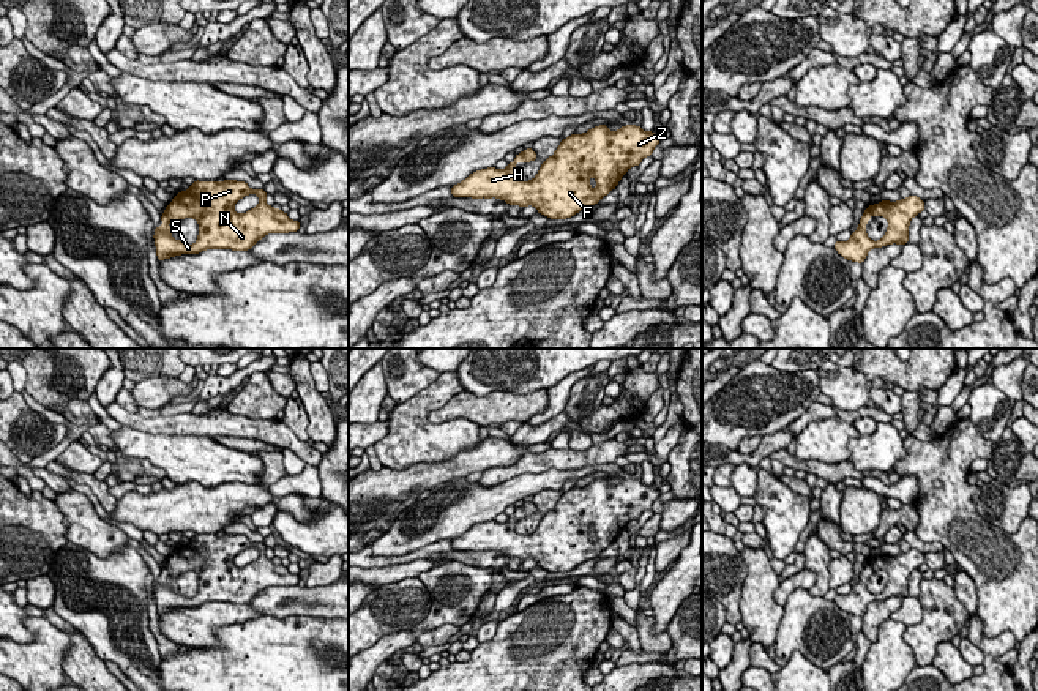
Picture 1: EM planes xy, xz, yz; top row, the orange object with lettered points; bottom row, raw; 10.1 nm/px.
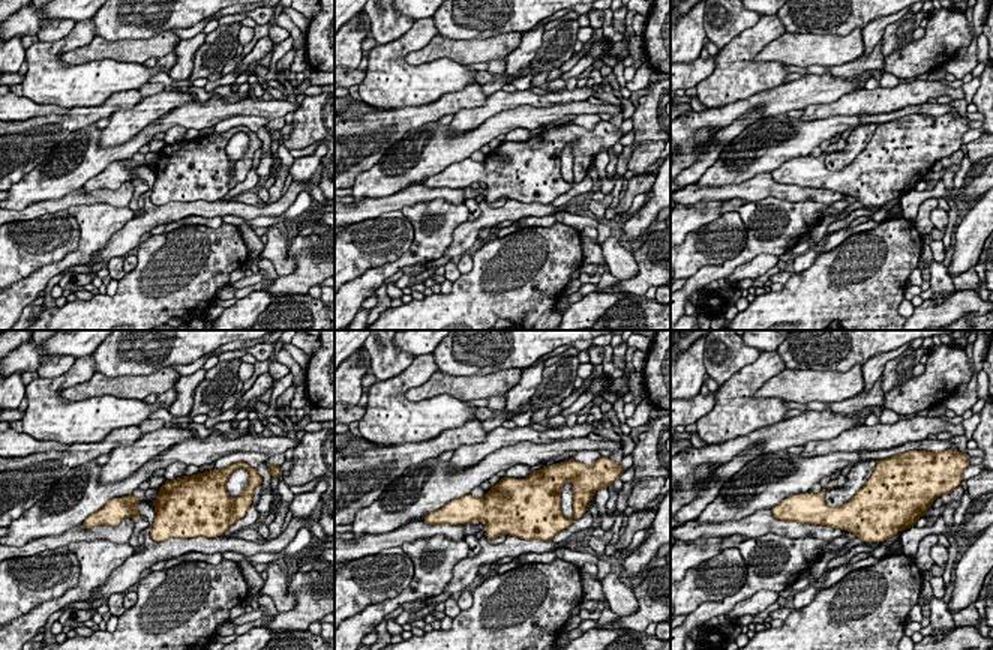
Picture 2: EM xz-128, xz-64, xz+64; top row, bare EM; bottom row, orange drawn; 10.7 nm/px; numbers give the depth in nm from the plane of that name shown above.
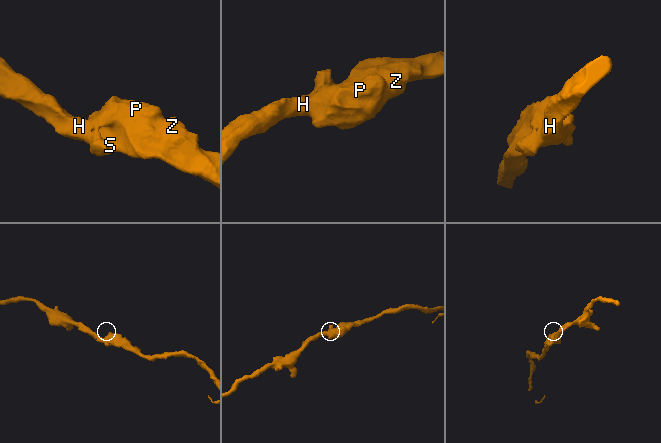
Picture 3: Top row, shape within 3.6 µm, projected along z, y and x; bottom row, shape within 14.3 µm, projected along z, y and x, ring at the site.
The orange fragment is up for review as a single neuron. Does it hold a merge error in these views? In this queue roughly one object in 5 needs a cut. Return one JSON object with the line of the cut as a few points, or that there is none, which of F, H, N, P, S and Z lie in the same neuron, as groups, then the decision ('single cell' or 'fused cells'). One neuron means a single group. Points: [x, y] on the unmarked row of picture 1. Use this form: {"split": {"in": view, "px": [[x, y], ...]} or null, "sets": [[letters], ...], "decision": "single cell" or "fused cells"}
{"split": null, "sets": [["F", "H", "N", "P", "S", "Z"]], "decision": "single cell"}

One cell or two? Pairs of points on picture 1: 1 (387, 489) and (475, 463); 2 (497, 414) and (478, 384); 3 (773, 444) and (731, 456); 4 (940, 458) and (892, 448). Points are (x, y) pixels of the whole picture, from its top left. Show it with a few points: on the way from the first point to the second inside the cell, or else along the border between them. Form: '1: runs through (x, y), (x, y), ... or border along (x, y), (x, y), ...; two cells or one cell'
1: runs through (409, 483), (453, 467); one cell
2: border along (466, 390), (475, 395), (494, 392), (522, 395); two cells
3: runs through (762, 451), (754, 458), (742, 458); one cell
4: border along (904, 439), (906, 455), (890, 470); two cells

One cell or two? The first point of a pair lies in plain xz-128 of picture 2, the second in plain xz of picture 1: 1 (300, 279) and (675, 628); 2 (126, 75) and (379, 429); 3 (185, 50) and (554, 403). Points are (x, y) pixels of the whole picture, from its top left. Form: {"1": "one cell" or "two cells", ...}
{"1": "one cell", "2": "two cells", "3": "one cell"}

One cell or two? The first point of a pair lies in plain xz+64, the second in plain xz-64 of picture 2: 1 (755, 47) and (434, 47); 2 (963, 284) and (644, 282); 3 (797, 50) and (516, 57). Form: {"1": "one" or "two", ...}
{"1": "two", "2": "two", "3": "two"}

